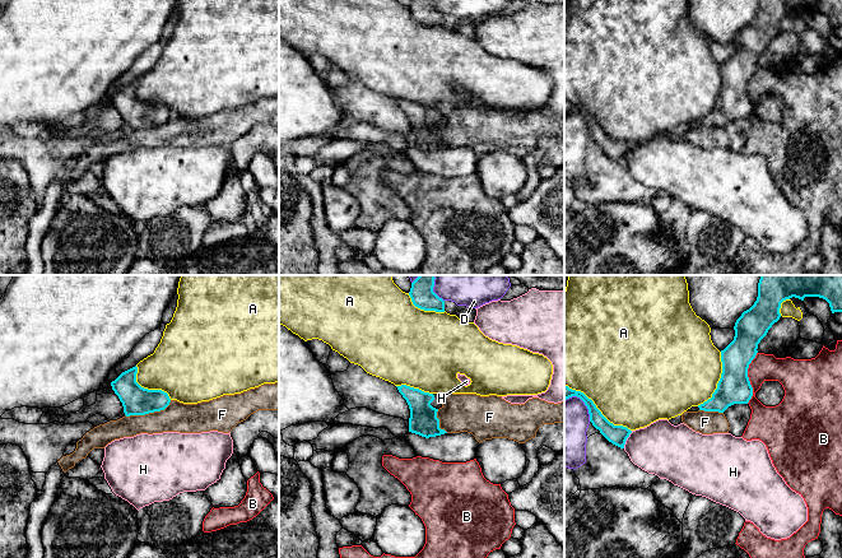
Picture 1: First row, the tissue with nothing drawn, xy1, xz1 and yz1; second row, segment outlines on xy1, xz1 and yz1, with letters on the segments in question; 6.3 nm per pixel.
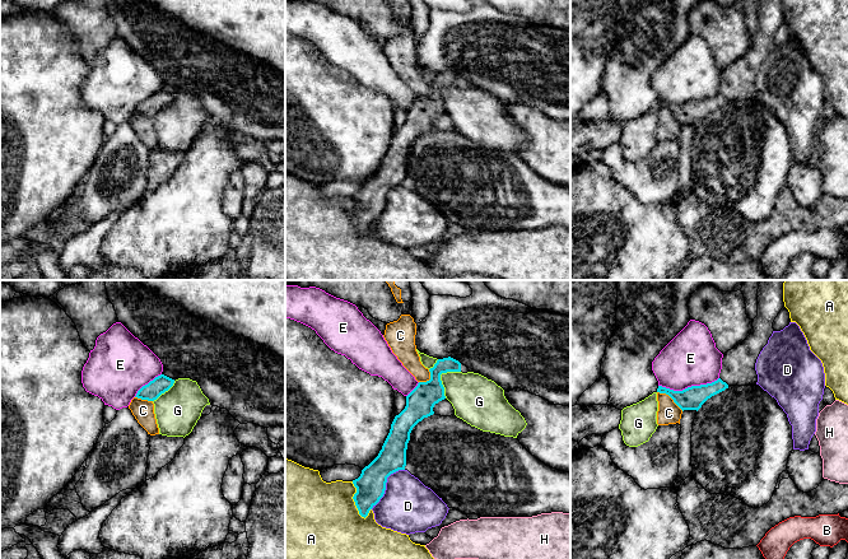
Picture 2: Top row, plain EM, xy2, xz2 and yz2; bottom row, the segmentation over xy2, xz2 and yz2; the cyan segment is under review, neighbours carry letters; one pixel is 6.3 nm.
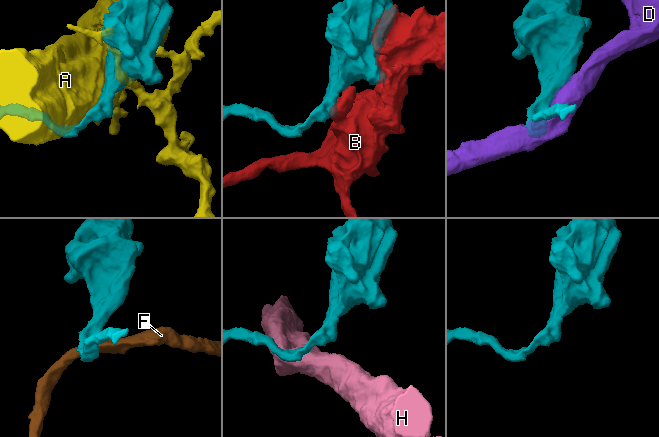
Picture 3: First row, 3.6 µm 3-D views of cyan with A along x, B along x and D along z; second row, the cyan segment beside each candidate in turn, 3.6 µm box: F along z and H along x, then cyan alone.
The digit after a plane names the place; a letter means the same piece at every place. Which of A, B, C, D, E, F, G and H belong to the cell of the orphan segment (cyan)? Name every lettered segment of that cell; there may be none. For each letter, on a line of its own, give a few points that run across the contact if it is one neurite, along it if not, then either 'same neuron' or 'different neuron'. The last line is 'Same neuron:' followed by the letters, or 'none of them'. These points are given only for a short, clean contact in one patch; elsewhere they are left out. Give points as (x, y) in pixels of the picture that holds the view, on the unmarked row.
A: different neuron
B: different neuron
C: line yz2 (657, 106), (665, 107), (683, 125); different neuron
D: different neuron
E: line yz2 (718, 92), (711, 97), (692, 99), (681, 105), (658, 101); different neuron
F: line xy1 (171, 115), (163, 124), (125, 130); different neuron
G: line xz2 (460, 85), (447, 85), (441, 89), (445, 112); different neuron
H: different neuron
Same neuron: none of them

